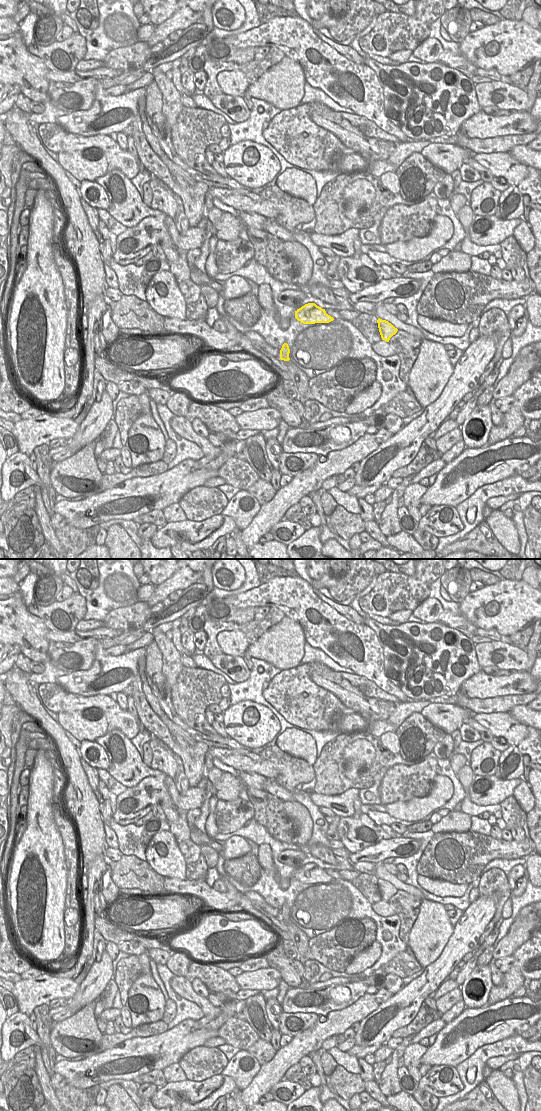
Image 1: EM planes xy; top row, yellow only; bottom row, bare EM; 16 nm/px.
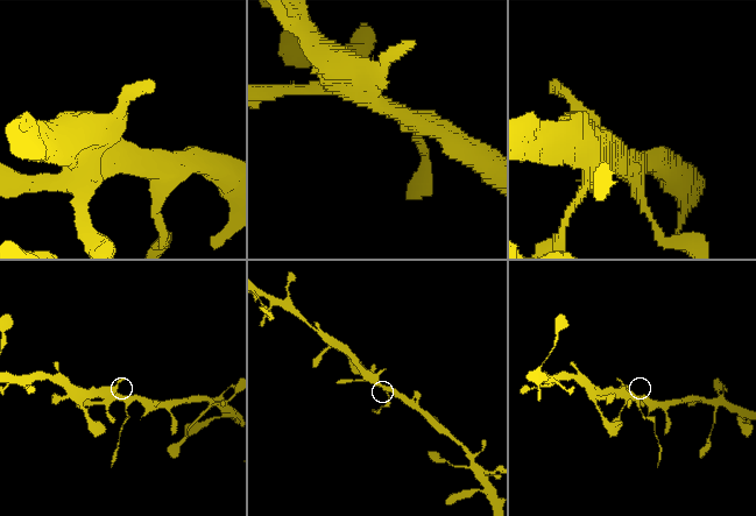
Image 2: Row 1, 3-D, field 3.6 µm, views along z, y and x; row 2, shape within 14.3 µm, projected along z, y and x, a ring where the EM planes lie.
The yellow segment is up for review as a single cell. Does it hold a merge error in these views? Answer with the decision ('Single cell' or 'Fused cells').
Fused cells

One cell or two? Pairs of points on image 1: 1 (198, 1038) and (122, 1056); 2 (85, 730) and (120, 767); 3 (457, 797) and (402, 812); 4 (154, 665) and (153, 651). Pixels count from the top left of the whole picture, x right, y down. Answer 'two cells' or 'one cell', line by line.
1: one cell
2: two cells
3: two cells
4: one cell

